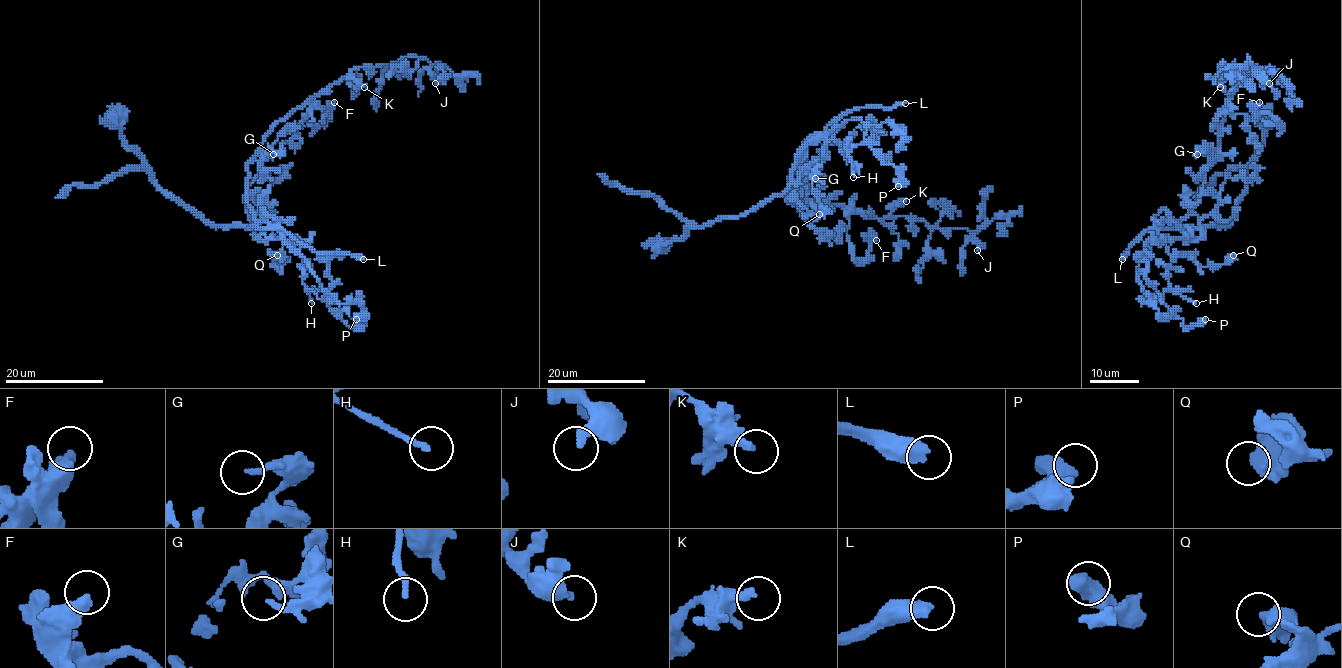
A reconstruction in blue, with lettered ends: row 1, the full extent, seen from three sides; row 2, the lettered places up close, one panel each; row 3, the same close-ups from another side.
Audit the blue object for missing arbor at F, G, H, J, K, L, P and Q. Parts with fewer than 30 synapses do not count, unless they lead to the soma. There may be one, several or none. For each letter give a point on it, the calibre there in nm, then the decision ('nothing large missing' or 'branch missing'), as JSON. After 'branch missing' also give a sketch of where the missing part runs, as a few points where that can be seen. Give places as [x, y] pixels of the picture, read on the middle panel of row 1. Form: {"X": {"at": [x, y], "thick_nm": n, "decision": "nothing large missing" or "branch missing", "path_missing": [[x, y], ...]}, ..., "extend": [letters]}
{"F": {"at": [876, 240], "thick_nm": 440, "decision": "nothing large missing"}, "G": {"at": [815, 178], "thick_nm": 160, "decision": "nothing large missing"}, "H": {"at": [853, 177], "thick_nm": 190, "decision": "branch missing", "path_missing": [[853, 177], [867, 182], [872, 188], [872, 196], [876, 184]]}, "J": {"at": [977, 250], "thick_nm": 300, "decision": "nothing large missing"}, "K": {"at": [906, 201], "thick_nm": 280, "decision": "nothing large missing"}, "L": {"at": [905, 103], "thick_nm": 500, "decision": "branch missing"}, "P": {"at": [898, 186], "thick_nm": 460, "decision": "nothing large missing"}, "Q": {"at": [819, 214], "thick_nm": 440, "decision": "nothing large missing"}, "extend": ["H", "L"]}

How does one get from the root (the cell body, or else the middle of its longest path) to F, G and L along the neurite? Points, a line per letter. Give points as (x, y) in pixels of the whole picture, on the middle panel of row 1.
F: (789, 177), (793, 194), (852, 210), (847, 238), (856, 259), (862, 260), (869, 240), (876, 240)
G: (789, 177), (788, 189), (804, 201), (804, 193), (813, 191), (823, 180), (815, 178)
L: (789, 177), (805, 155), (805, 149), (816, 141), (832, 122), (862, 107), (892, 107), (905, 103)

